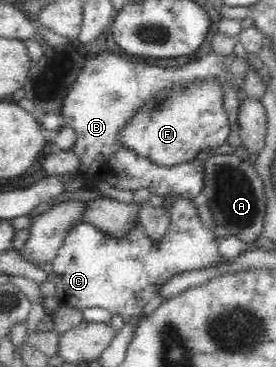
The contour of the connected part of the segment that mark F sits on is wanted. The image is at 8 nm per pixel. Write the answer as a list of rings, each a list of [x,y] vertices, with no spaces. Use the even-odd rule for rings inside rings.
[[[190,82],[188,87],[164,90],[138,109],[118,140],[138,156],[164,166],[185,163],[199,157],[200,152],[208,154],[230,134],[223,98],[224,93],[216,82]]]

